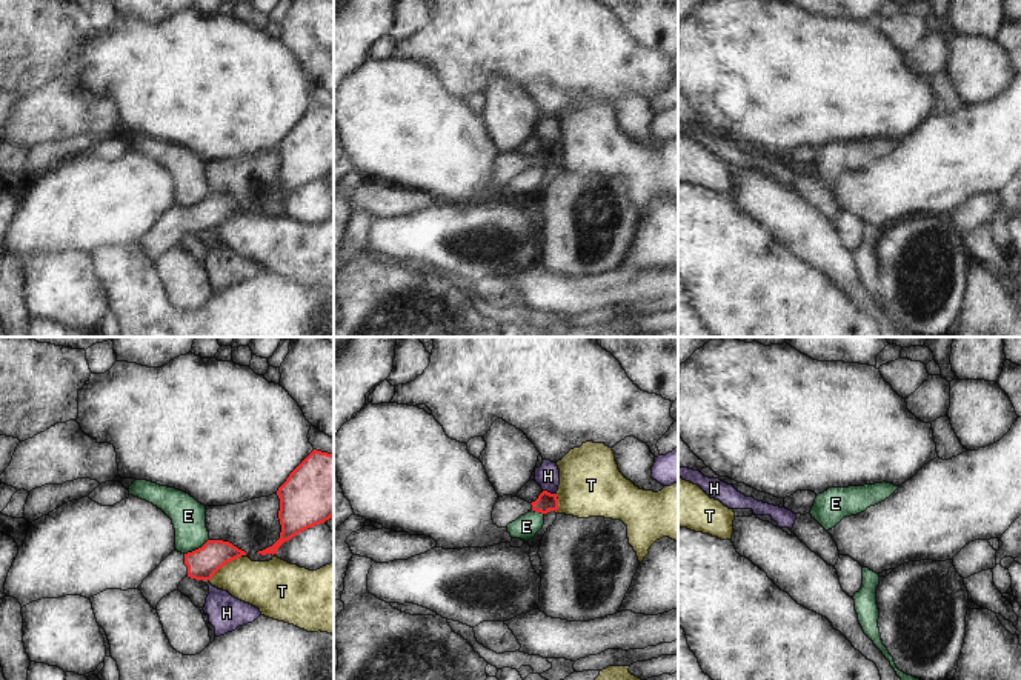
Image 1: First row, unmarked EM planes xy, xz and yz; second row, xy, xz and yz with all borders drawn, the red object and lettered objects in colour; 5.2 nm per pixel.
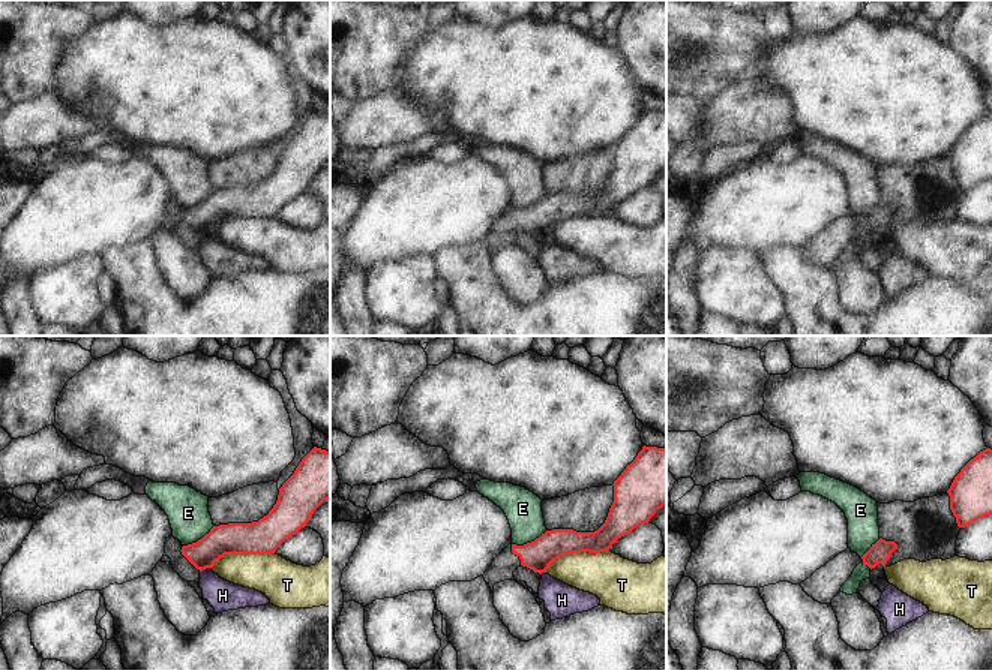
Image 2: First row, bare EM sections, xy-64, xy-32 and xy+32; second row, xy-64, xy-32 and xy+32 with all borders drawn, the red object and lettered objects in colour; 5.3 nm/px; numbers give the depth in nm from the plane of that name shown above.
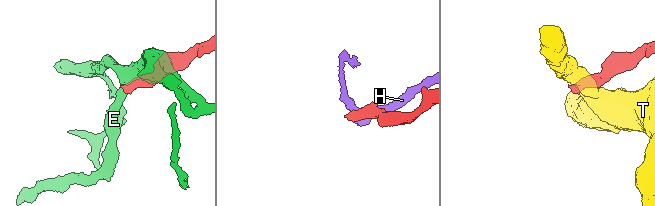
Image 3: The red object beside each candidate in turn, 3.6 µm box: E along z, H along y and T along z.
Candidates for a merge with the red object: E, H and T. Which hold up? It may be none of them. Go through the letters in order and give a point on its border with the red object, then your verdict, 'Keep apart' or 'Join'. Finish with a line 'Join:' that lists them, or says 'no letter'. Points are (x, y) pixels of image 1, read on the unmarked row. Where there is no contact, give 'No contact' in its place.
E: Touches red at xy (196, 205). Keep apart
H: Touches red at xz (549, 148). Keep apart
T: Touches red at xy (223, 220). Keep apart
Join: no letter.

